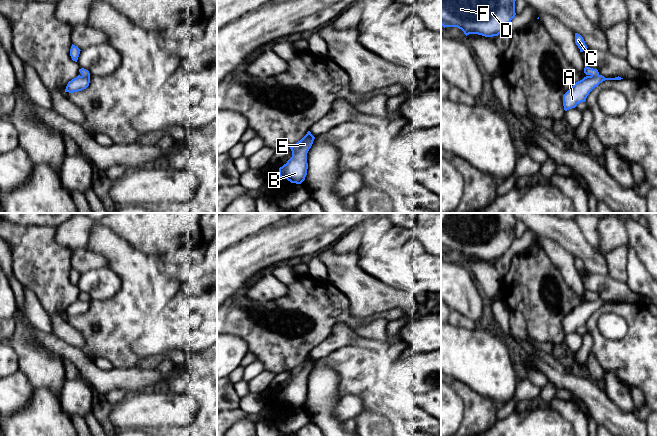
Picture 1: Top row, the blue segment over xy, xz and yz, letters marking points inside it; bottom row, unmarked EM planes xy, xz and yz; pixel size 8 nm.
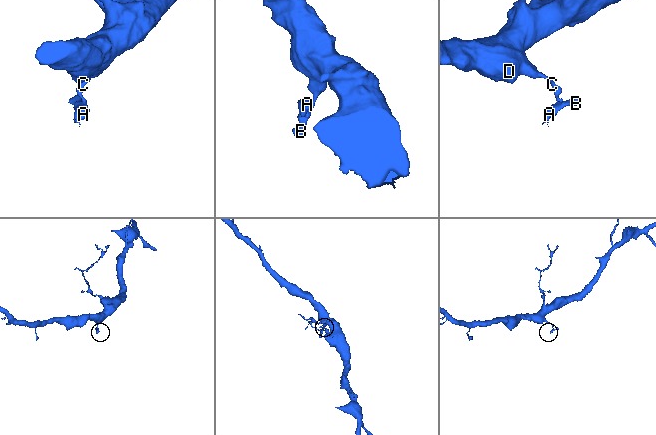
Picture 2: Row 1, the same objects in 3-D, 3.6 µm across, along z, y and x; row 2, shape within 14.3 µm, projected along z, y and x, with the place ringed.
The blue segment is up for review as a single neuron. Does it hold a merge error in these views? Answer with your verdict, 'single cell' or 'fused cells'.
fused cells

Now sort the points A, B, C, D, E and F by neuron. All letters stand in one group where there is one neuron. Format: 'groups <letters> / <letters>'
groups A B E / C D F

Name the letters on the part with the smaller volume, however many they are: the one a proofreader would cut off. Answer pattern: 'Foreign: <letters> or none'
Foreign: A, B, E

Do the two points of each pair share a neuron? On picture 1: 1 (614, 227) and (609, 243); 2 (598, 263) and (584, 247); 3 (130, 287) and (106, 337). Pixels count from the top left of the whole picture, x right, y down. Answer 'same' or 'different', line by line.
1: same
2: same
3: same

